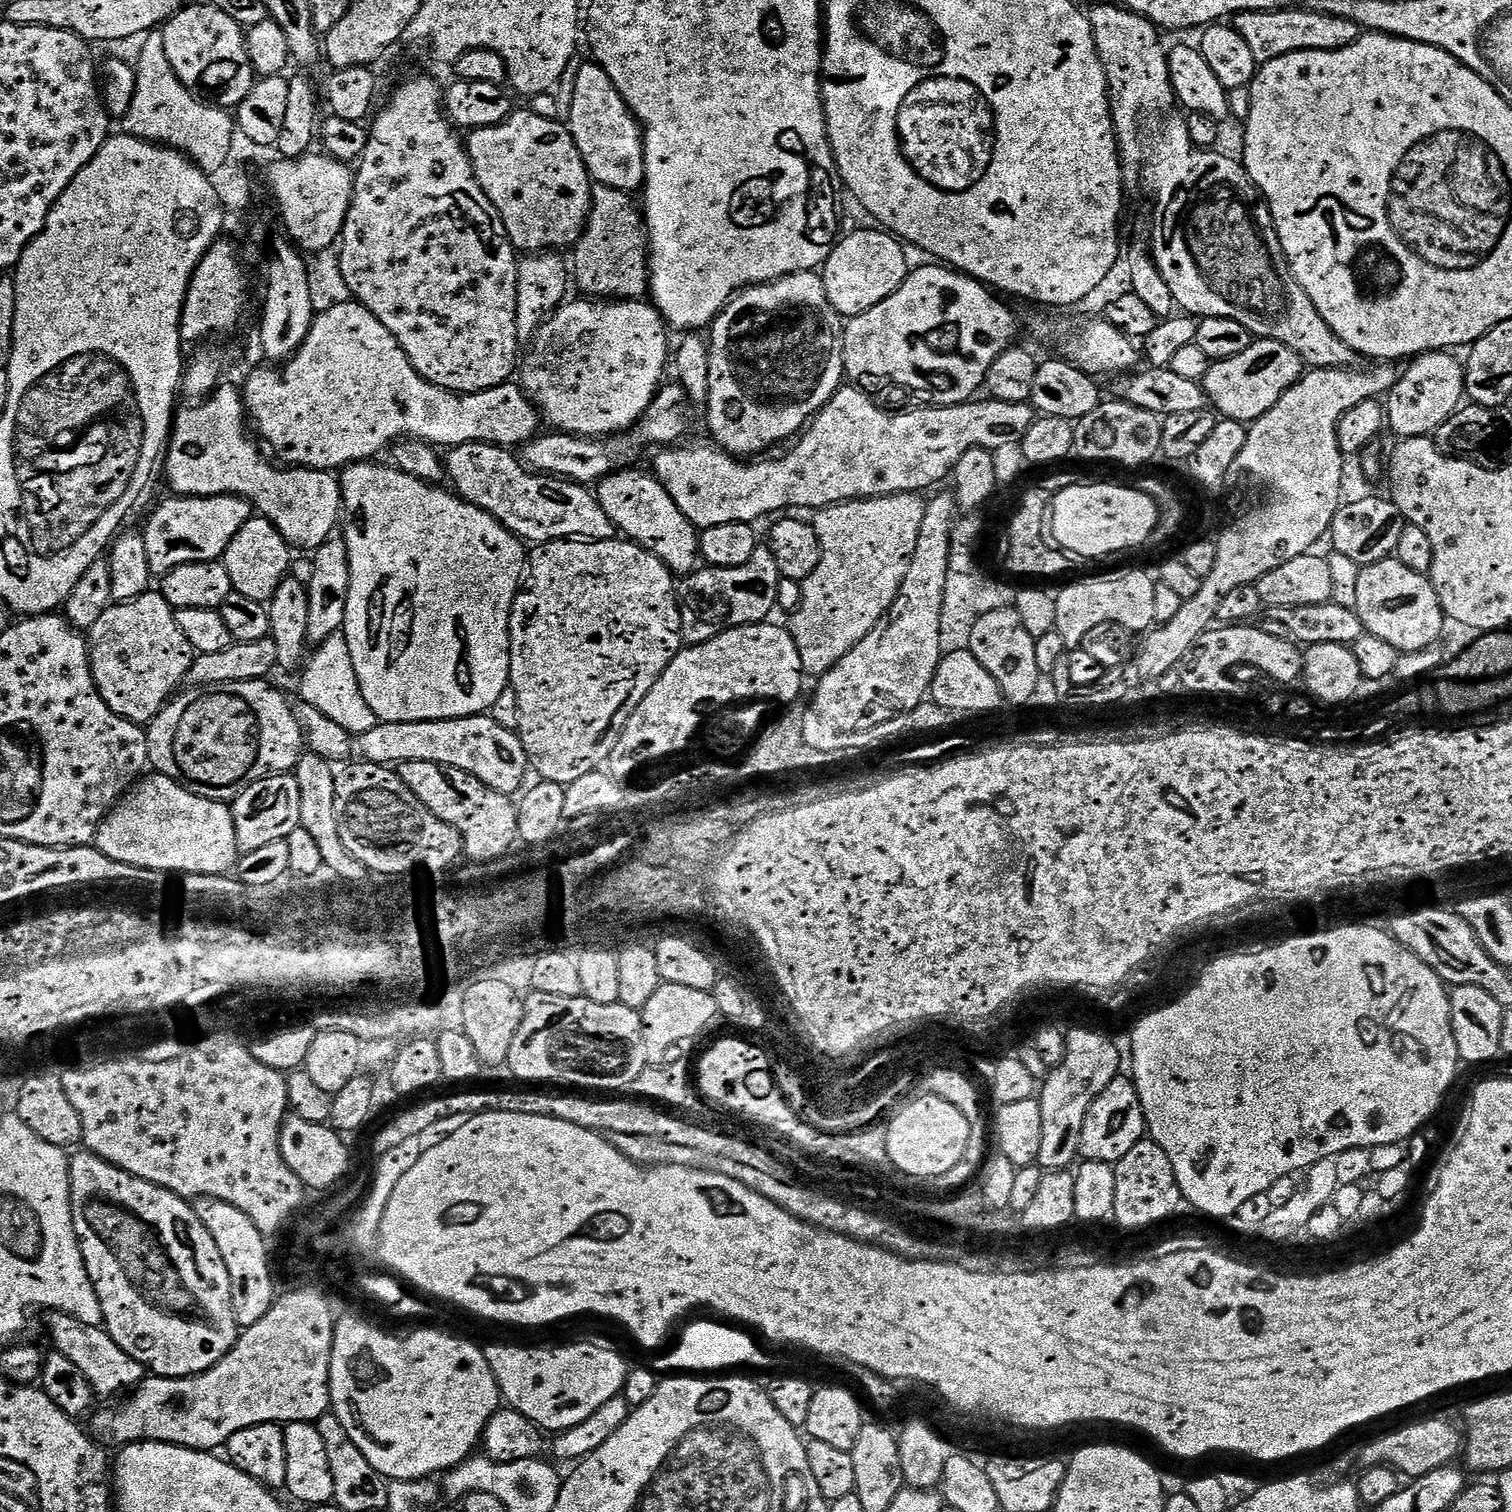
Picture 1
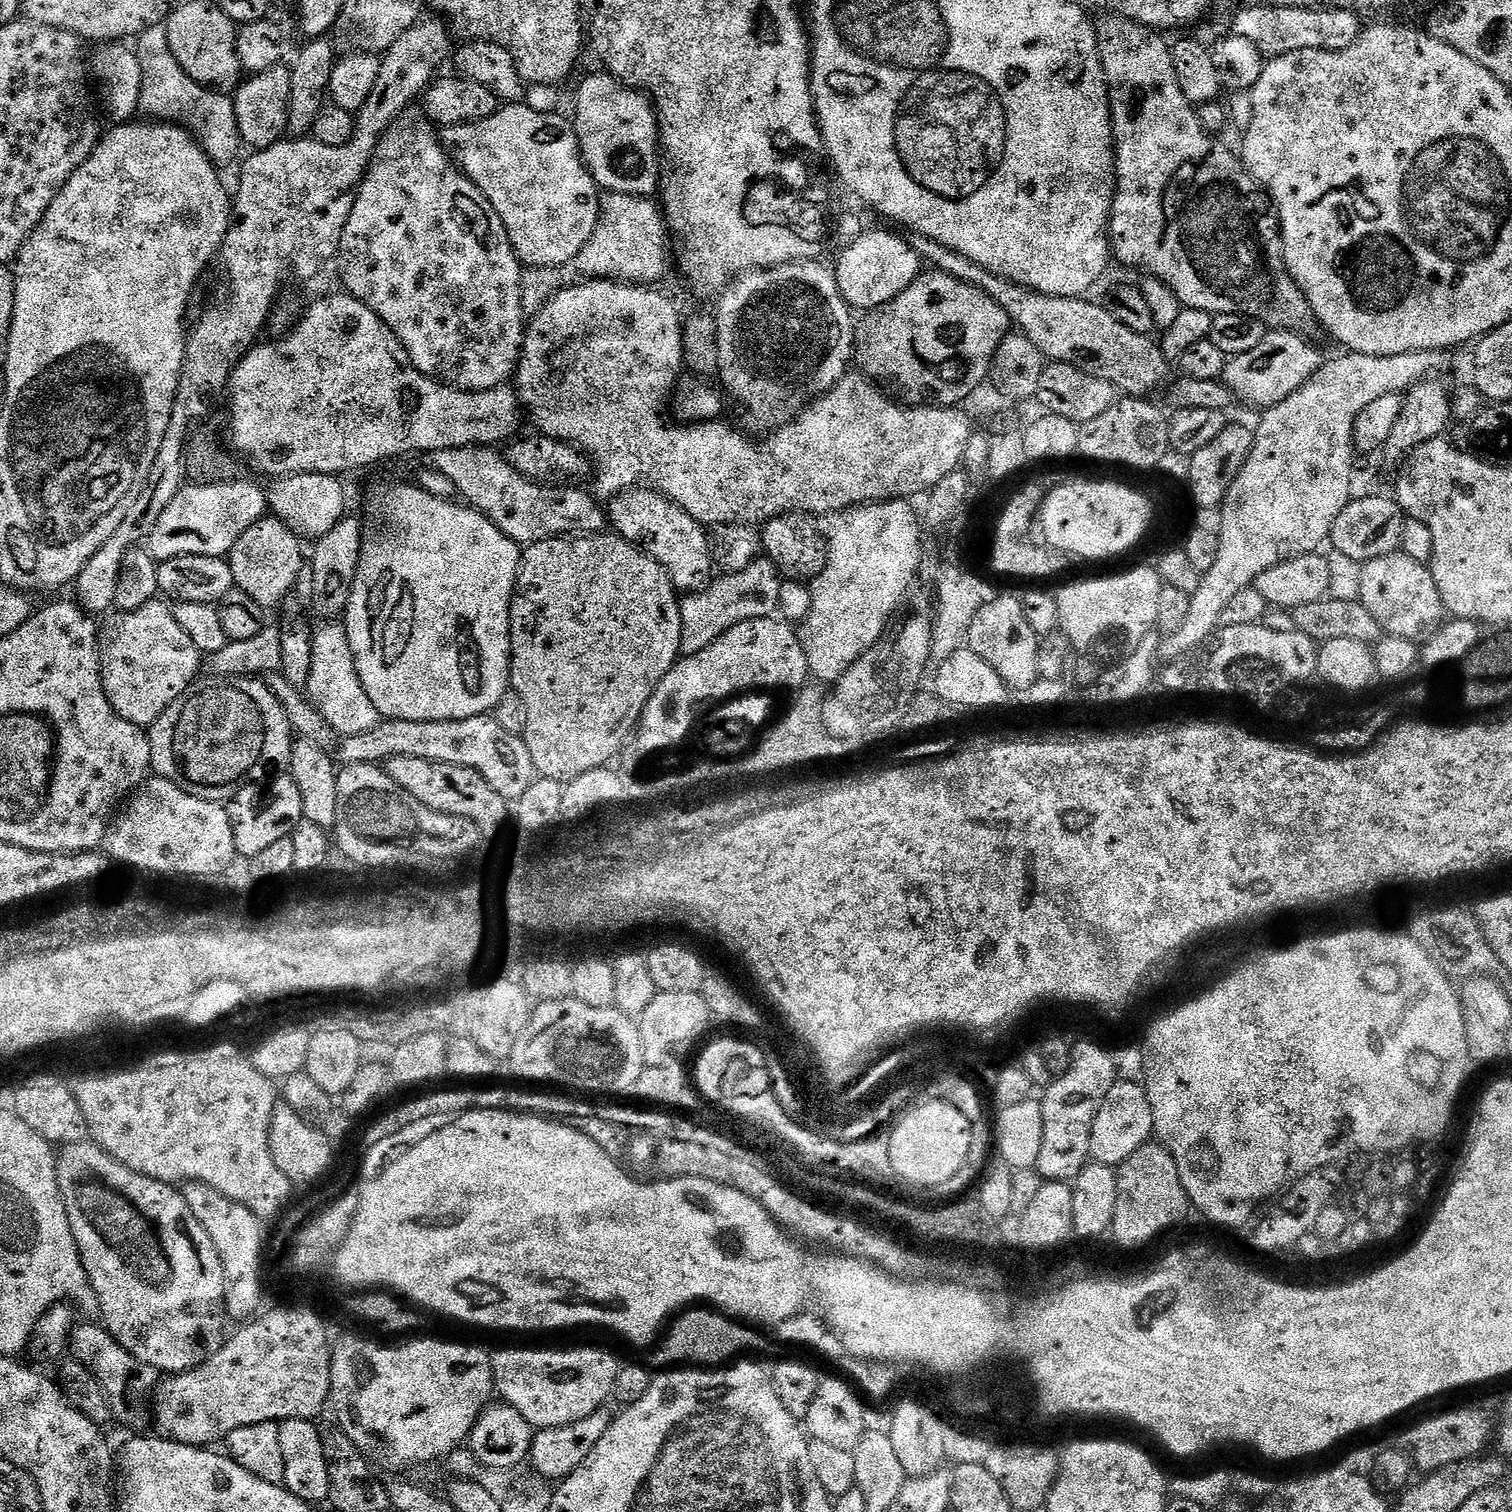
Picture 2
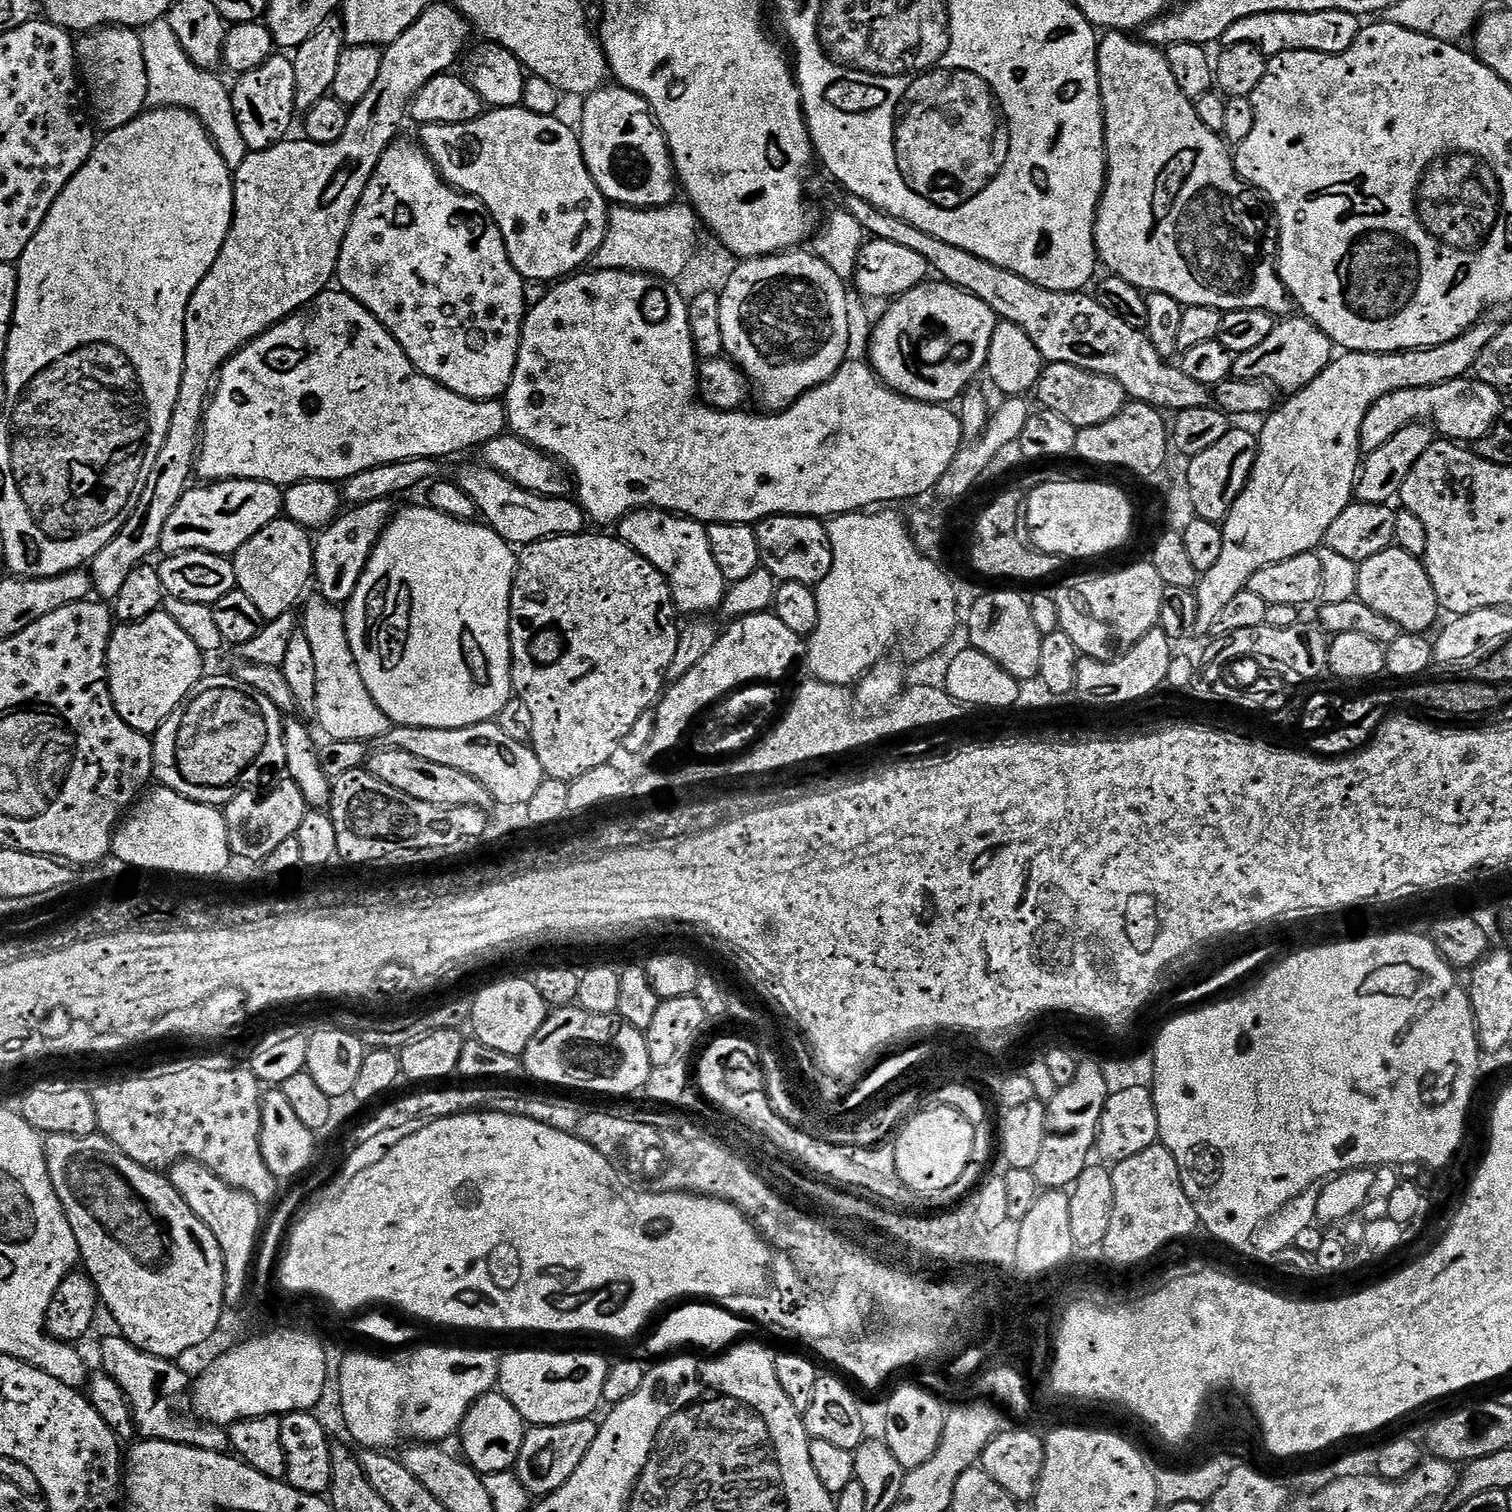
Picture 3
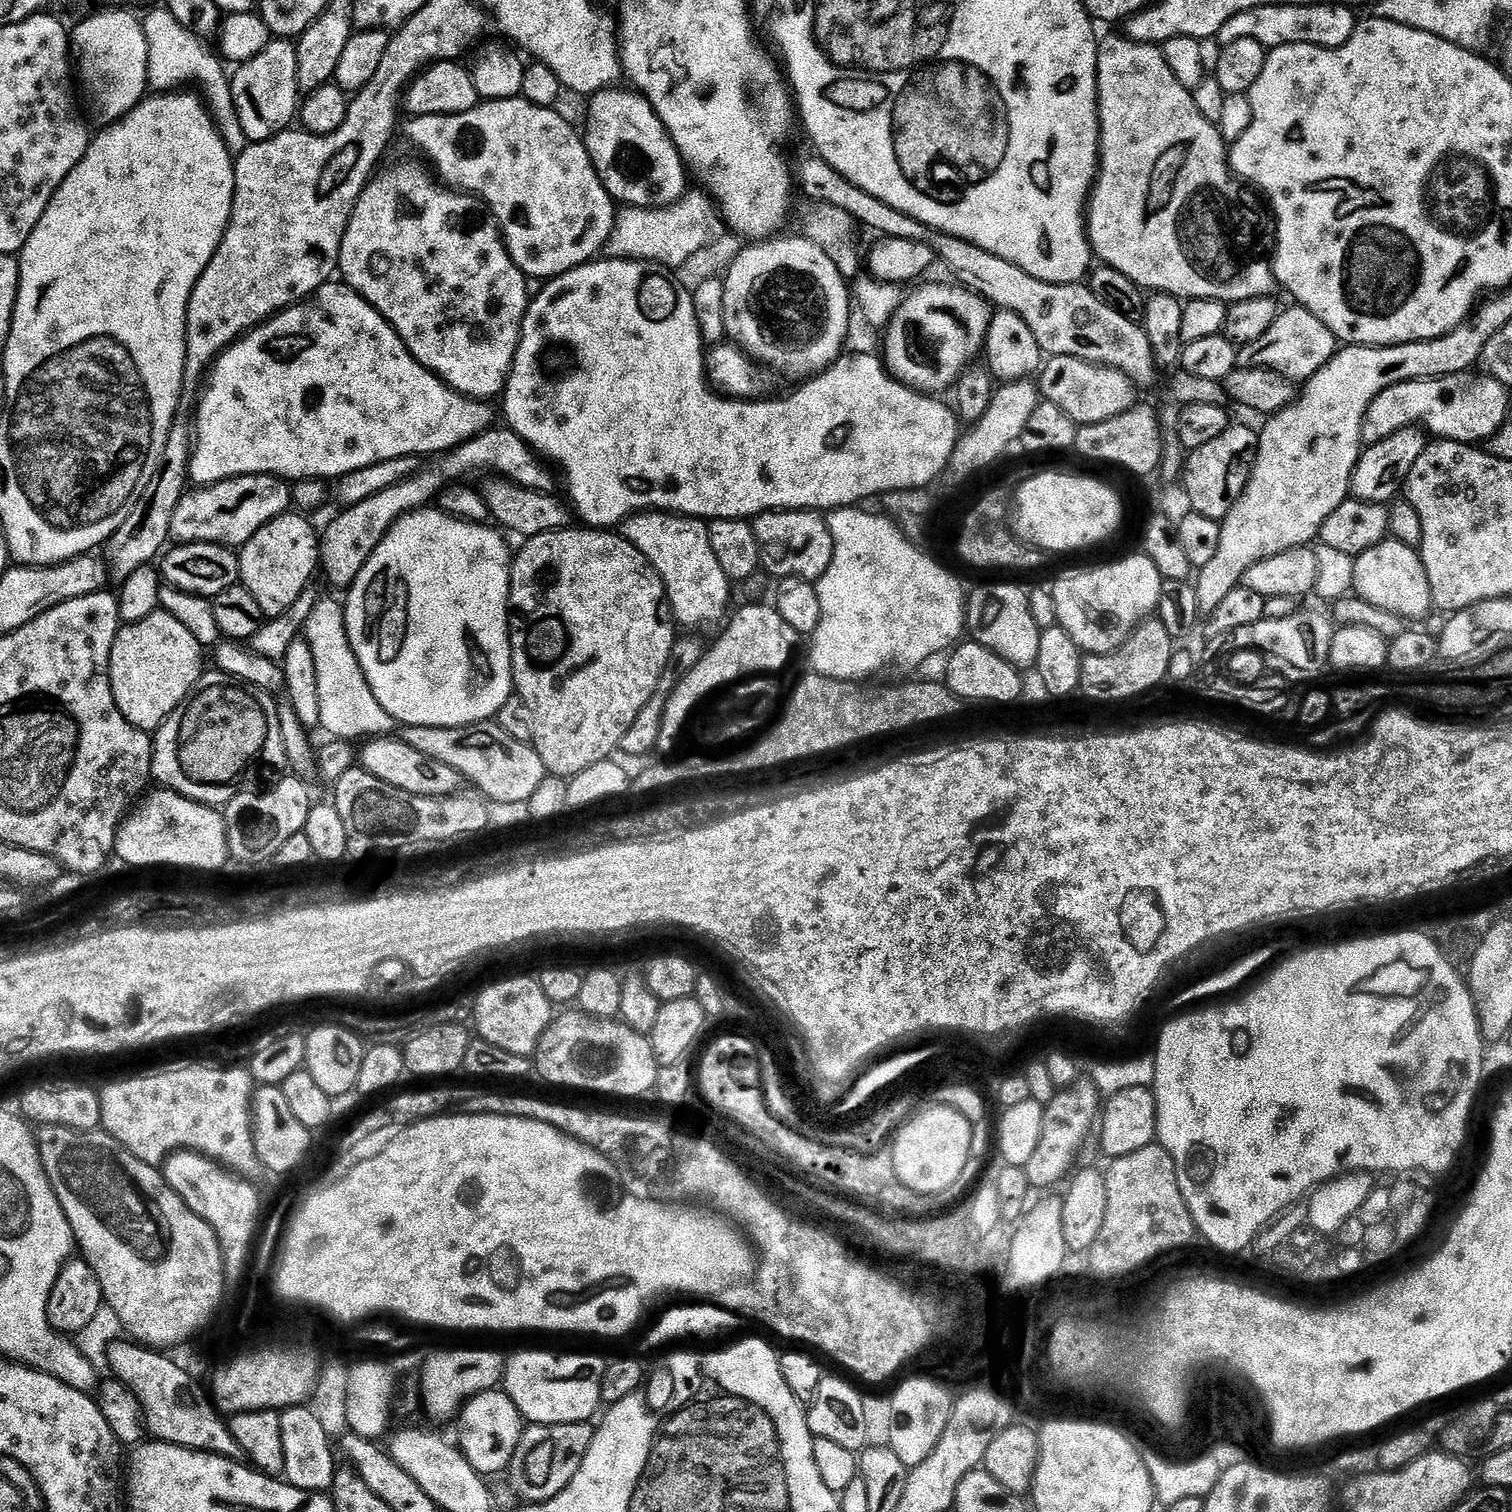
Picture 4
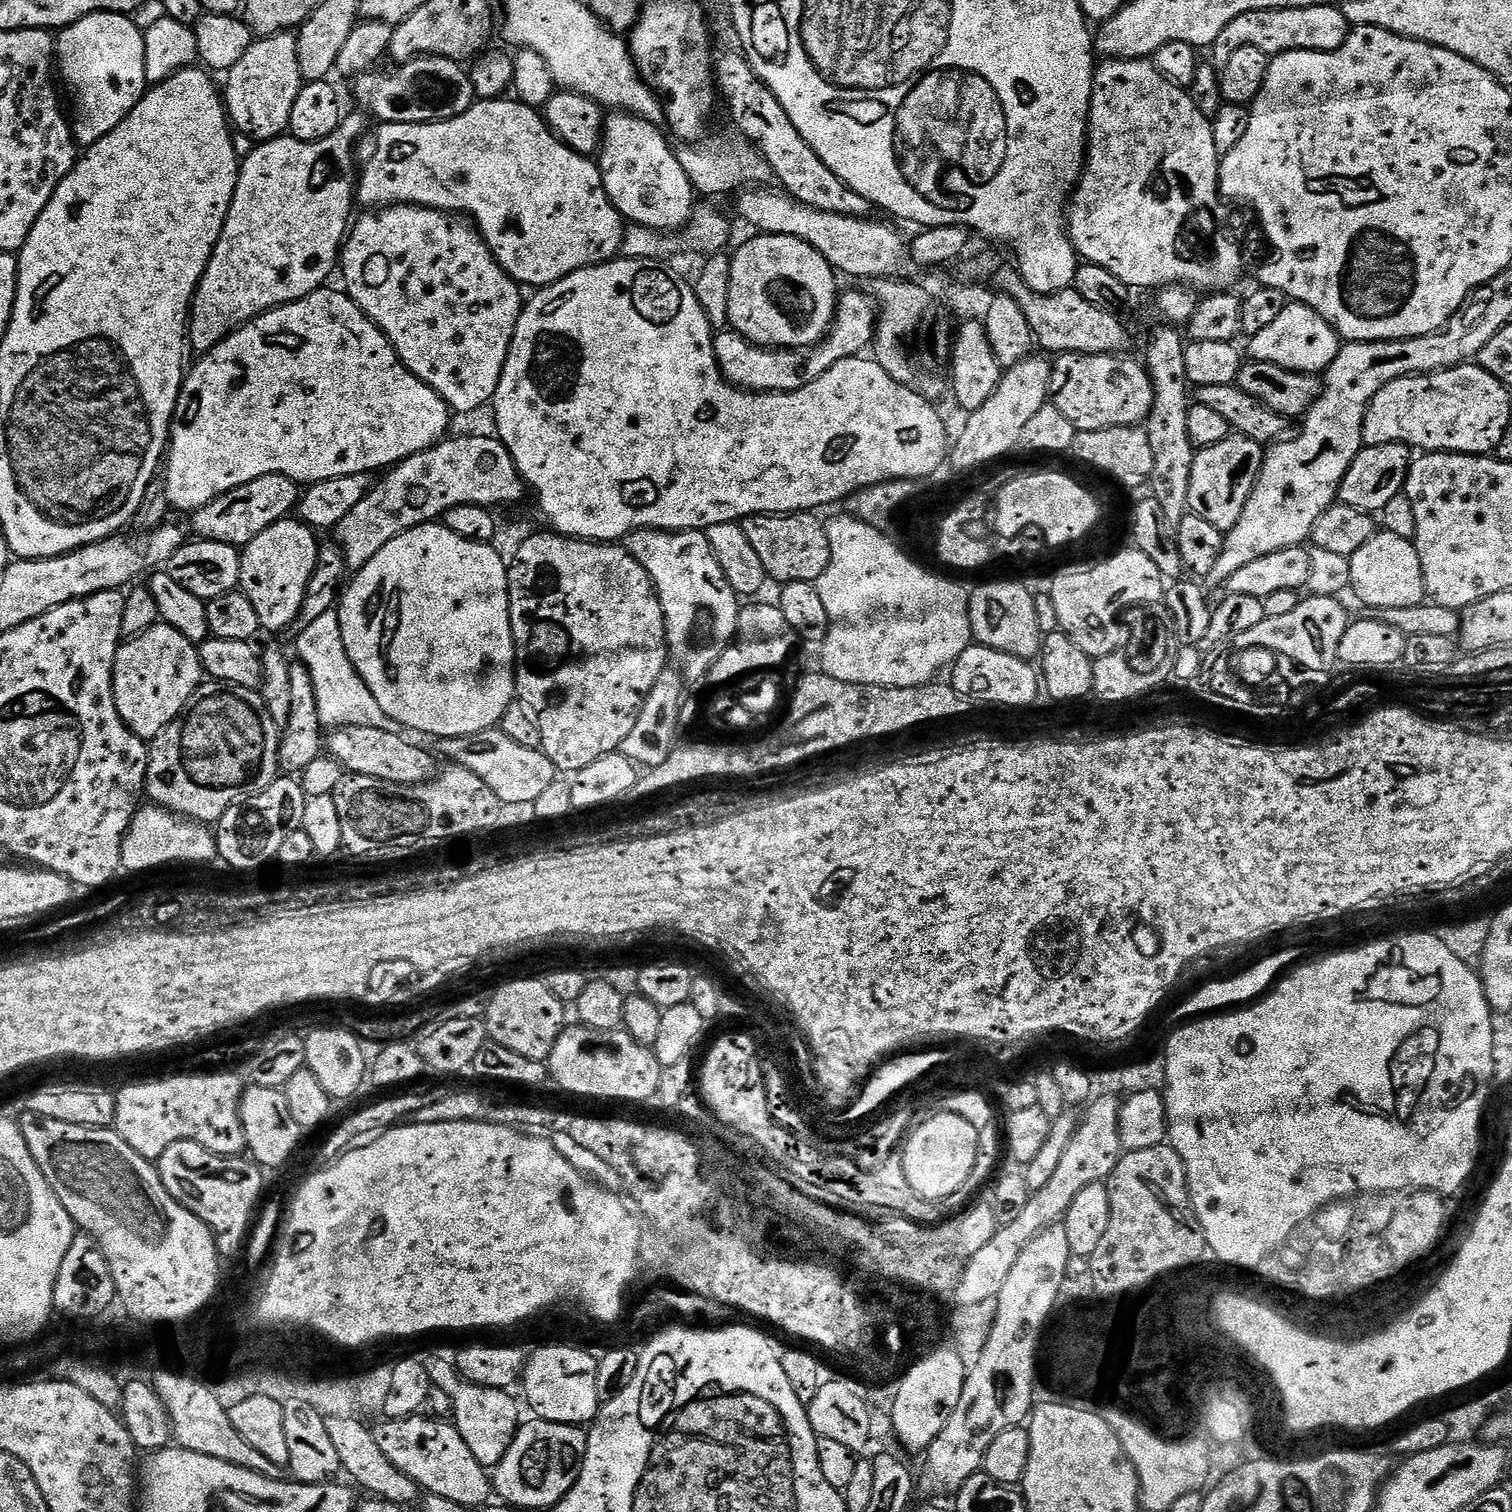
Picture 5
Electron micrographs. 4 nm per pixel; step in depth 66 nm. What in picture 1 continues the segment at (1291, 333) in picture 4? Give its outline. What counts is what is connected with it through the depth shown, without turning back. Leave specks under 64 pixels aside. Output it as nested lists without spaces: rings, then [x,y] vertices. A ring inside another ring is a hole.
[[[1253,339],[1252,345],[1234,358],[1212,363],[1202,381],[1208,403],[1223,419],[1251,422],[1262,418],[1290,390],[1302,375],[1297,352],[1277,340]]]

